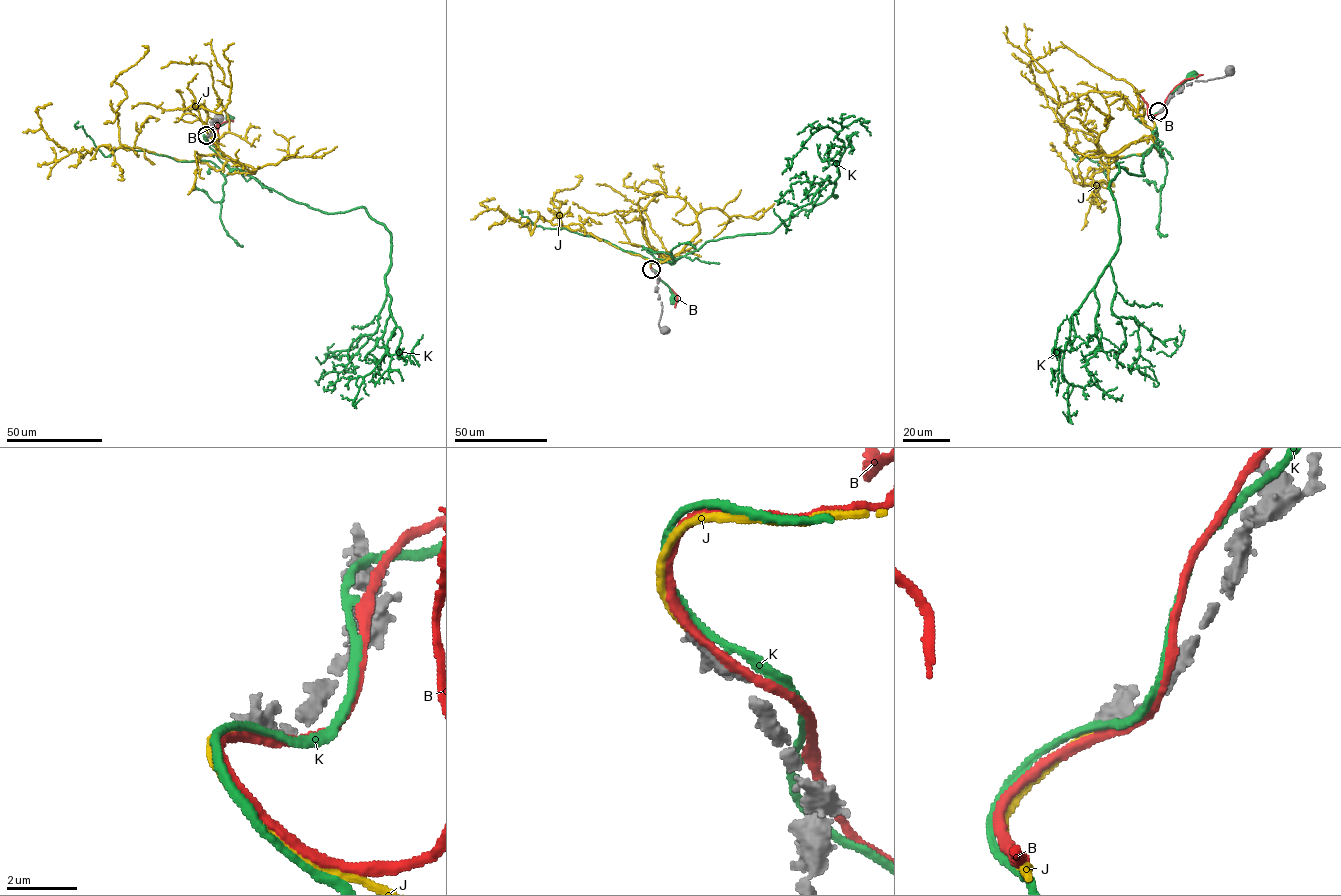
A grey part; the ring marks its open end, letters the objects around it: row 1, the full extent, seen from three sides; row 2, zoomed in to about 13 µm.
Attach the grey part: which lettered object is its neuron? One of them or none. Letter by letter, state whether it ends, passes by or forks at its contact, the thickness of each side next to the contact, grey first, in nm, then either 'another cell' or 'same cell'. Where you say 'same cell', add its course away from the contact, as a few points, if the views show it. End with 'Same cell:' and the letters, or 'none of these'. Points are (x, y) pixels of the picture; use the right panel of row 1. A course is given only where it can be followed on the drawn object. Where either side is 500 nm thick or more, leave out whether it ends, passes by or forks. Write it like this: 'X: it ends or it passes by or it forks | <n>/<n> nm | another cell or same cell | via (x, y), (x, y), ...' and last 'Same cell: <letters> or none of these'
B: 550/240 nm | another cell
J: it ends | 400/180 nm | another cell
K: it passes by | 480/200 nm | another cell
Same cell: none of these

